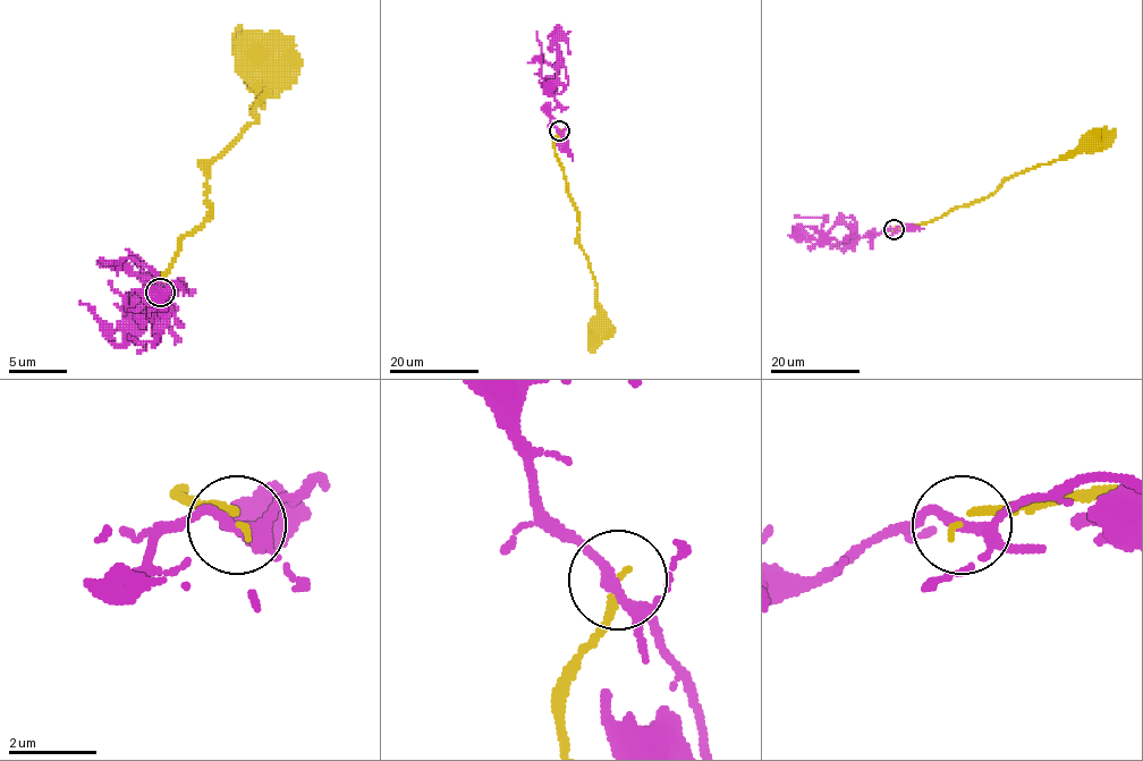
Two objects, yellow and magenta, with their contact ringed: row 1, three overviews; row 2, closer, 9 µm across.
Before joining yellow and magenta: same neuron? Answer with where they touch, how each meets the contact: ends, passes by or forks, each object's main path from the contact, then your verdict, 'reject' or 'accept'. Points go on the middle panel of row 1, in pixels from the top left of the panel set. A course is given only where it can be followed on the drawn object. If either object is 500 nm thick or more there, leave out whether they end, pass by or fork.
at (559, 130); yellow ends there; magenta forks there; yellow runs (559, 129), (555, 141), (556, 157), (580, 223), (577, 242), (595, 280), (597, 307), (604, 335), (600, 332); magenta runs (559, 129), (550, 111), (556, 106), (552, 87), (557, 82), (560, 57), (556, 64), (548, 64), (536, 32); reject

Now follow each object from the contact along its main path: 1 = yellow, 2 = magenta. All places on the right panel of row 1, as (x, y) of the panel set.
1: (892, 229), (940, 218), (953, 209), (987, 197), (1019, 172), (1075, 152), (1093, 150), (1095, 142)
2: (892, 229), (830, 244), (820, 234), (827, 216), (795, 216)

